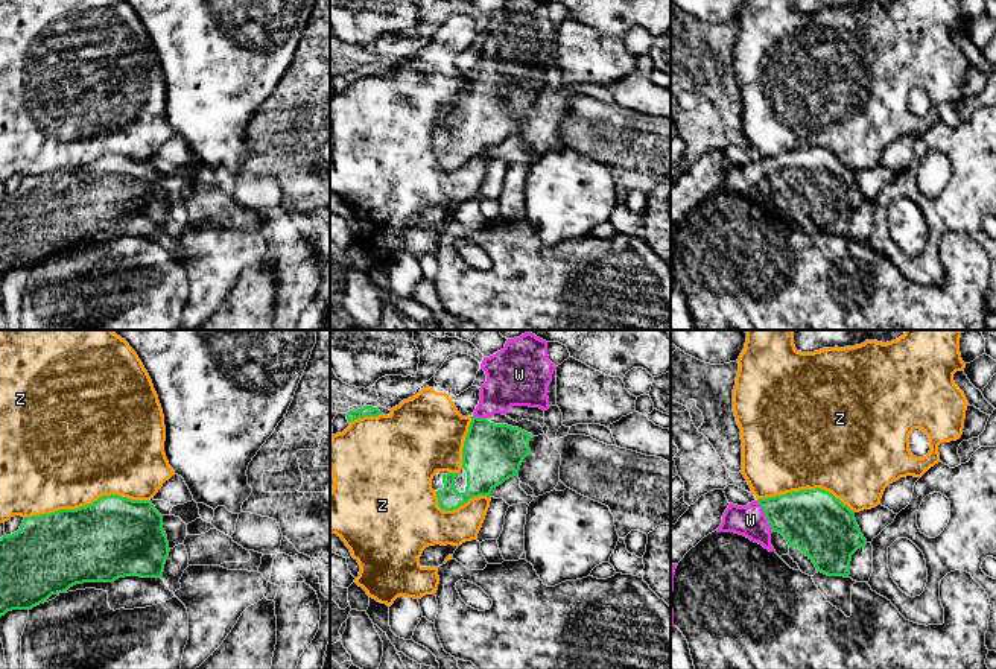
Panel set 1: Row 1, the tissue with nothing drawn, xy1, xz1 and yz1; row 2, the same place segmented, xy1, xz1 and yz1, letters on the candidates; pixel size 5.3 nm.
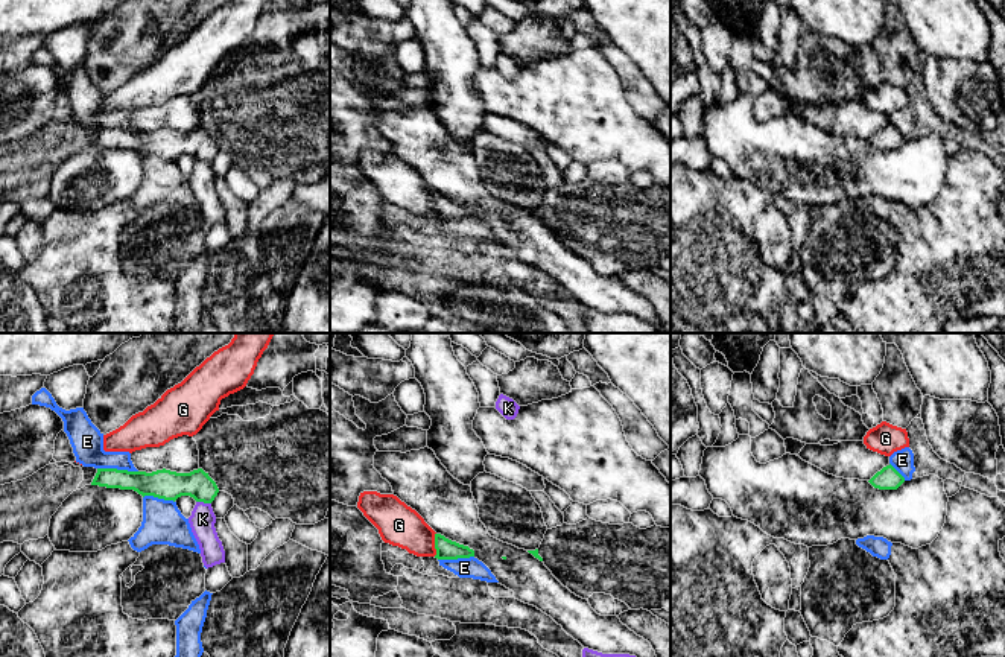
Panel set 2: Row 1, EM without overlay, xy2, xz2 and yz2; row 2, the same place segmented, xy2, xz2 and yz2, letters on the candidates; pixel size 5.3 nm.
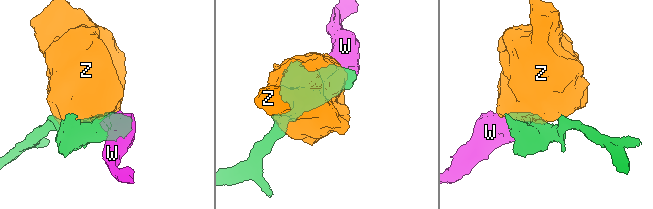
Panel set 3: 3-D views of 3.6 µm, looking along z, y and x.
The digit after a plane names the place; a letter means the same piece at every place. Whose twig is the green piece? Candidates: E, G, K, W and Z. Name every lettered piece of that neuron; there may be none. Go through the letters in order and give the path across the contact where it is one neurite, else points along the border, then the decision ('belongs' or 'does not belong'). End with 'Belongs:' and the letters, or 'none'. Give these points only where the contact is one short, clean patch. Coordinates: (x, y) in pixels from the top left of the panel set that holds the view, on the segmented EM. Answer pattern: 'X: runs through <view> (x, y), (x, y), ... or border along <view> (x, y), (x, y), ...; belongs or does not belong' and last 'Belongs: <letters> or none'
E: border along xy2 (98, 467), (137, 472); does not belong
G: does not belong
K: does not belong
W: belongs
Z: does not belong
Belongs: W

